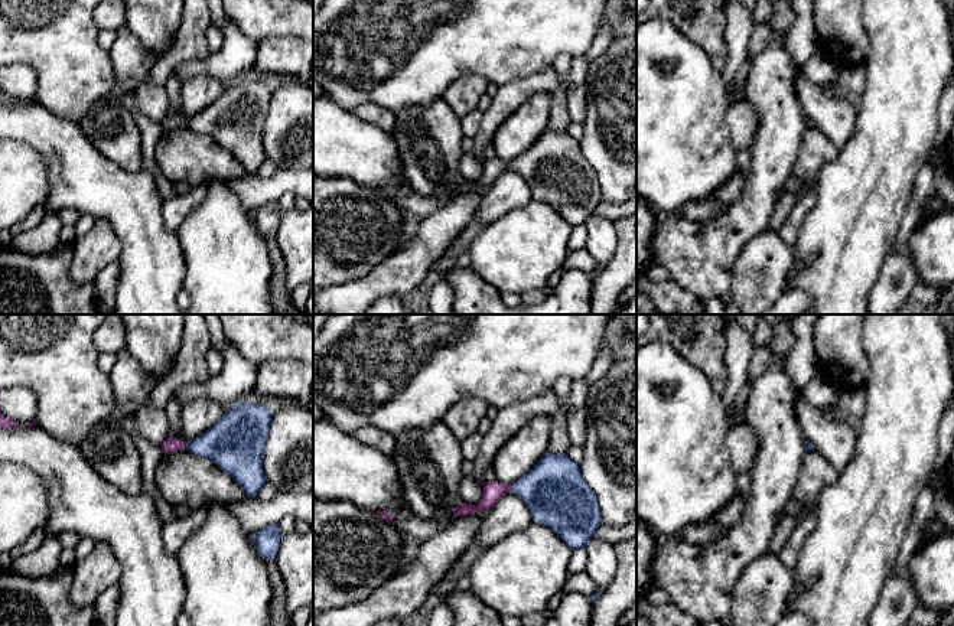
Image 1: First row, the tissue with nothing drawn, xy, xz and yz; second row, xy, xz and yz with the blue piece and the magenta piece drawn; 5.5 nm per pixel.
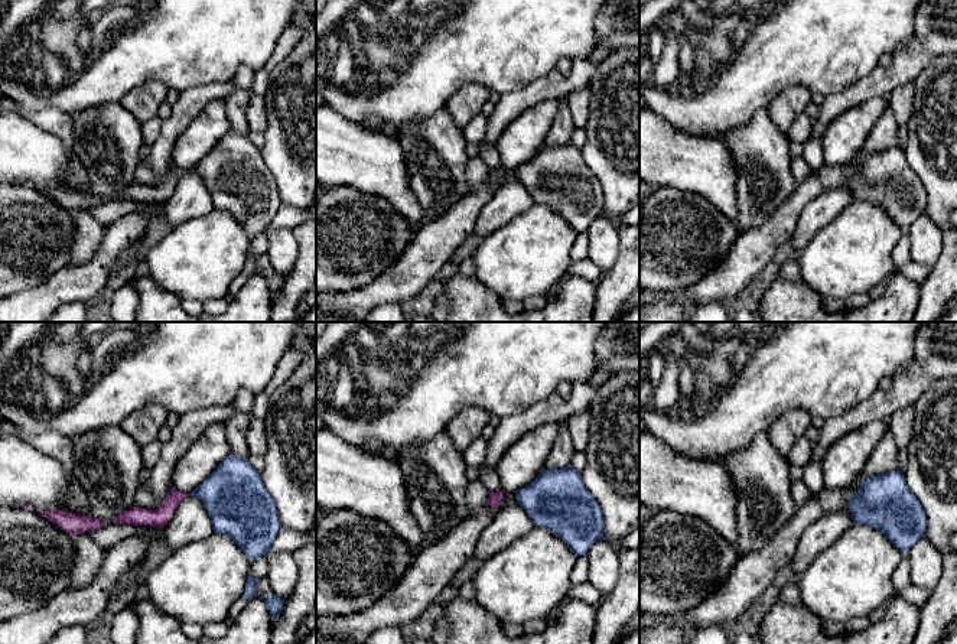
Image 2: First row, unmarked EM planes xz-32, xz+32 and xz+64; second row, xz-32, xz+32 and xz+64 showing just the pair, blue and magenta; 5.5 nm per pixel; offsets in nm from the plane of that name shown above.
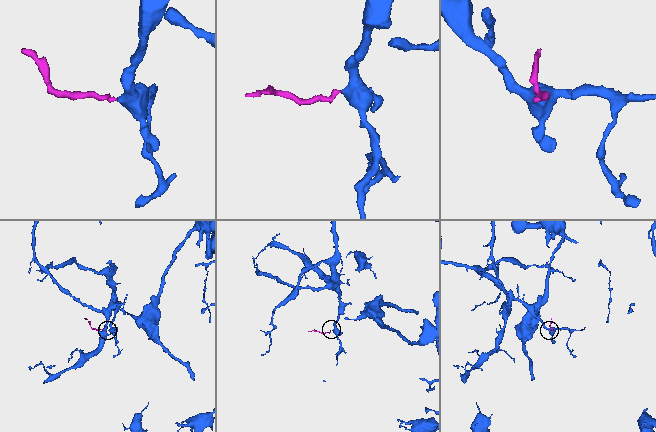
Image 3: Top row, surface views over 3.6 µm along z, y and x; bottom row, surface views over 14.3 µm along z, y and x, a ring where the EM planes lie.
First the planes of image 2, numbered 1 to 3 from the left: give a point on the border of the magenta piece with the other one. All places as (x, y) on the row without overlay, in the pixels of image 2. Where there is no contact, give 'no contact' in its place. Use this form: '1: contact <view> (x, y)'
1: no contact
2: no contact
3: no contact

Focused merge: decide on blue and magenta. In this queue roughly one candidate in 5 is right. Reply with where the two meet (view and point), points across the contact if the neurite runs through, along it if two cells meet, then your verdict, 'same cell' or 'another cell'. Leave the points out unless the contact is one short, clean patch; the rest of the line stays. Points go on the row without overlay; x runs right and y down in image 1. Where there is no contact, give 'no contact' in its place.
contact xz (510, 163); way xz (554, 168), (510, 163), (492, 168); same cell

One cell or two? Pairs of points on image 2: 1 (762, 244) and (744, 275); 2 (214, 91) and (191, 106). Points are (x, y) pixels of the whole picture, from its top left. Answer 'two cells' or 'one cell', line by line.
1: one cell
2: one cell

